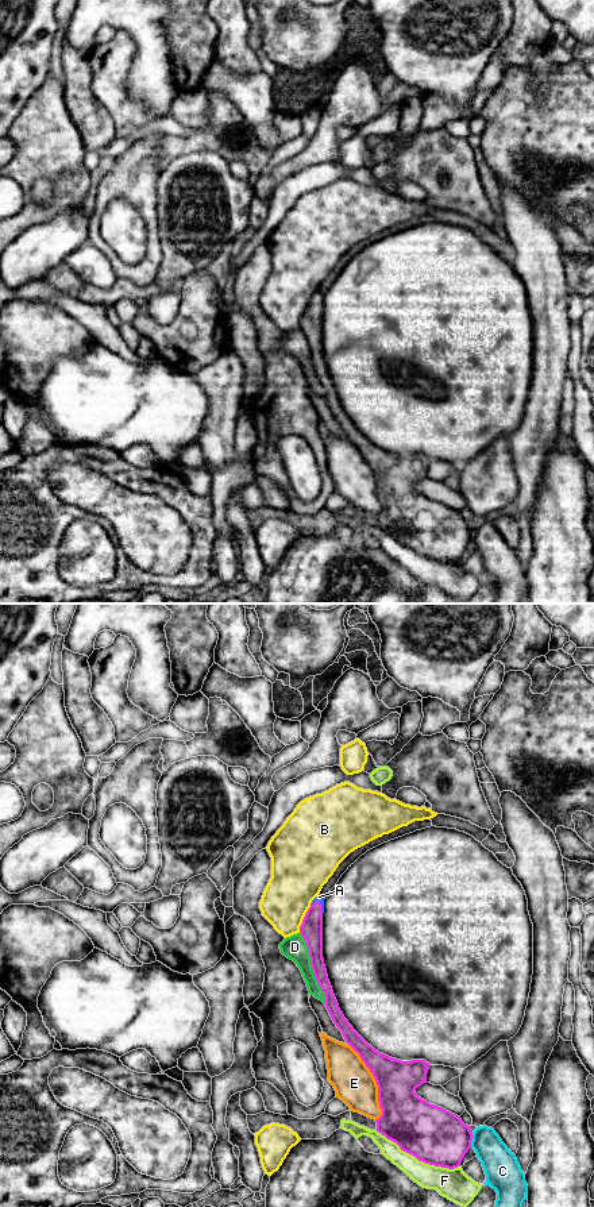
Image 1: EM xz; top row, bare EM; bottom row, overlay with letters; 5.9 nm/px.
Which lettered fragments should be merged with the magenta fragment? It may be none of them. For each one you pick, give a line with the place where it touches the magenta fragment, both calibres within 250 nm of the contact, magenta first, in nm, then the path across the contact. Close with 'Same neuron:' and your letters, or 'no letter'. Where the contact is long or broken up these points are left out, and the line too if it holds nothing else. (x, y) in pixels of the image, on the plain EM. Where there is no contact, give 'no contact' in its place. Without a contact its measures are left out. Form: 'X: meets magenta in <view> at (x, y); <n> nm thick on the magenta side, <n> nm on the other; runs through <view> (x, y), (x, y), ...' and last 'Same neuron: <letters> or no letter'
A: meets magenta in xz at (320, 301); 140 nm thick on the magenta side, 40 nm on the other; runs through xz (311, 324), (315, 307), (320, 301), (319, 292)
Same neuron: A

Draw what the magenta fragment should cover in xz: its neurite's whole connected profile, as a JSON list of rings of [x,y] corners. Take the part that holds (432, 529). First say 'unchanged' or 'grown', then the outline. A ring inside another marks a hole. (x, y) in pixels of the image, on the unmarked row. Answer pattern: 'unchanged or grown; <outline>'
grown; [[[319,289],[312,296],[310,302],[308,304],[300,321],[300,328],[306,336],[310,360],[321,386],[324,387],[325,402],[333,419],[342,427],[346,437],[359,450],[377,477],[378,497],[382,505],[381,512],[375,514],[377,527],[385,531],[387,535],[396,537],[401,545],[414,551],[418,556],[448,564],[460,562],[464,549],[471,543],[472,528],[470,521],[464,520],[460,512],[428,498],[427,495],[418,493],[414,487],[417,482],[427,478],[427,468],[431,459],[425,455],[401,456],[379,448],[354,425],[340,406],[328,375],[323,354],[324,294],[325,293]]]

